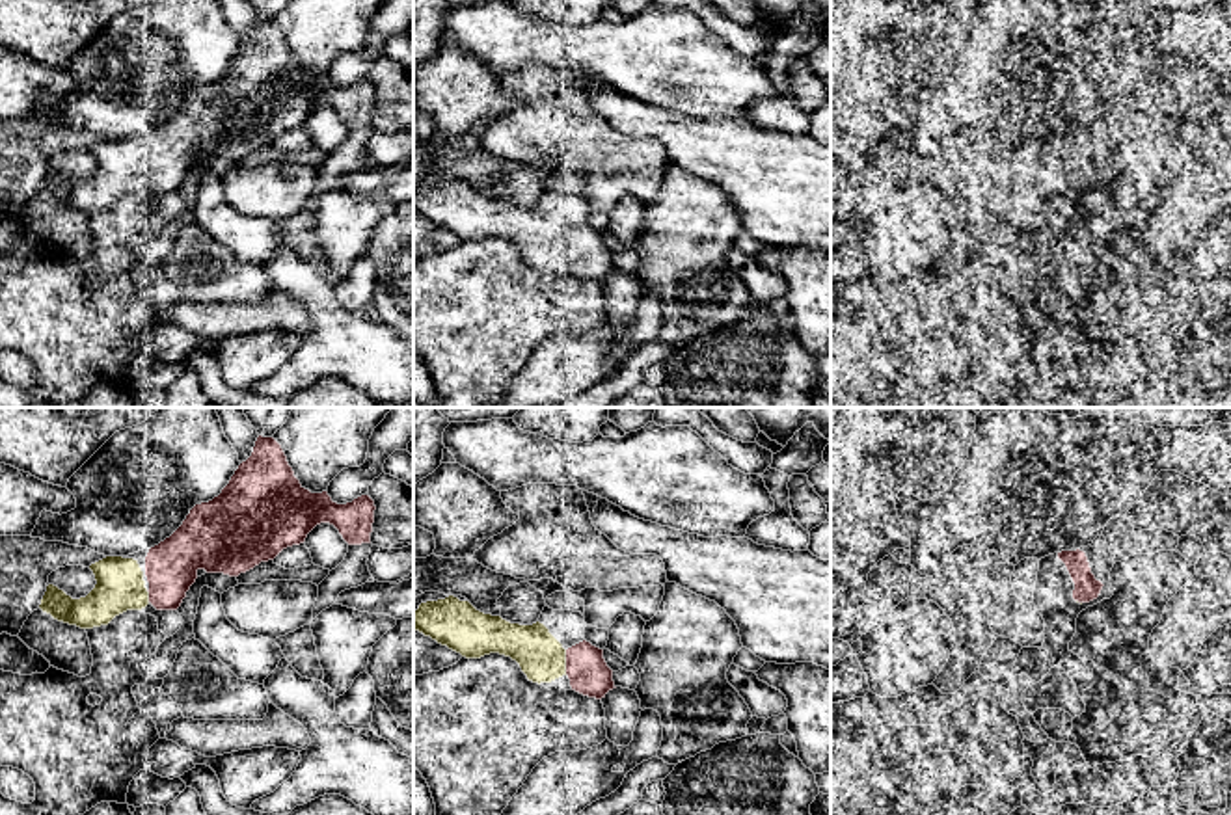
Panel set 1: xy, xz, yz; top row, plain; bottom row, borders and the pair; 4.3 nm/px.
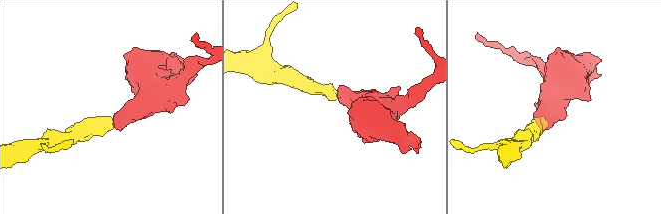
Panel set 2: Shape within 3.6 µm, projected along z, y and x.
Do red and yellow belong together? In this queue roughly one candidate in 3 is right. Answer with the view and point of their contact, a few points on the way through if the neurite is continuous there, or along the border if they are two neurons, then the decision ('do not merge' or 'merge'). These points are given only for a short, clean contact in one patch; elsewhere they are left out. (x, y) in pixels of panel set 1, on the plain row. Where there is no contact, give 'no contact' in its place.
contact xz (567, 246); merge

